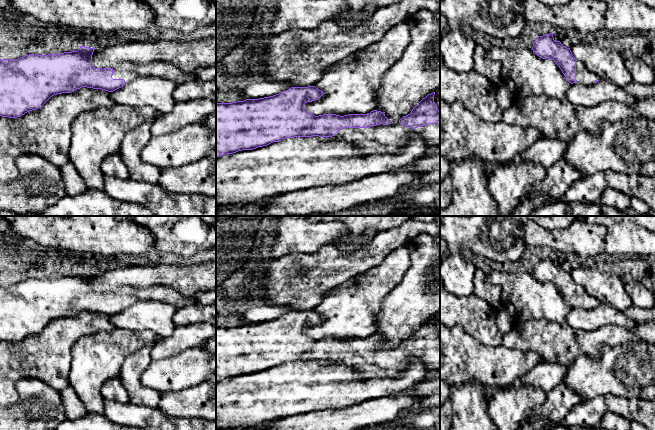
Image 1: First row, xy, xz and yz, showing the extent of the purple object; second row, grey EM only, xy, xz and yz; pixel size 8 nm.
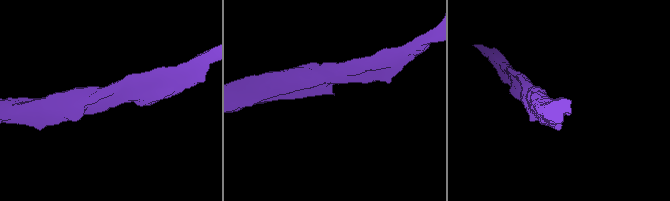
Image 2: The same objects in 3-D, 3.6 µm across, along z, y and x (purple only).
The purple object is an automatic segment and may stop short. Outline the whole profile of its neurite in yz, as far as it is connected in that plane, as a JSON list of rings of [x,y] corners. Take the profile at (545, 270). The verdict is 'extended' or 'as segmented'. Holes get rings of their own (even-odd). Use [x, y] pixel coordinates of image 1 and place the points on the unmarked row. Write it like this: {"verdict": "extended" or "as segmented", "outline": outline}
{"verdict": "extended", "outline": [[[553,257],[535,263],[532,274],[542,283],[552,283],[571,308],[578,307],[591,310],[600,304],[583,287],[575,283],[570,272],[563,270],[560,265],[556,265]]]}

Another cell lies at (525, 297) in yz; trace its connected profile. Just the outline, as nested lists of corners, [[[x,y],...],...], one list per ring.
[[[516,270],[514,272],[492,271],[487,279],[502,290],[502,306],[506,308],[514,322],[524,322],[530,319],[544,319],[562,326],[568,326],[566,316],[571,307],[566,303],[554,284],[542,283],[532,273]]]

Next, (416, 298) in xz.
[[[419,234],[407,244],[409,267],[402,280],[384,298],[374,334],[381,335],[391,348],[411,337],[428,318],[440,312],[440,236]]]

